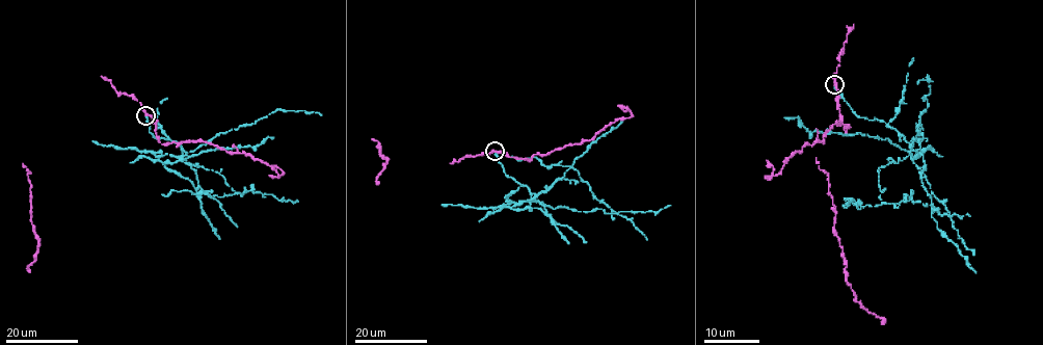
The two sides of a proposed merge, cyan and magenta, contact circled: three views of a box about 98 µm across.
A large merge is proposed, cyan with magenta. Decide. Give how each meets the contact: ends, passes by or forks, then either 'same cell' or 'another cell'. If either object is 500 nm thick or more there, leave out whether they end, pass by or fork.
cyan ends | magenta passes by | another cell

